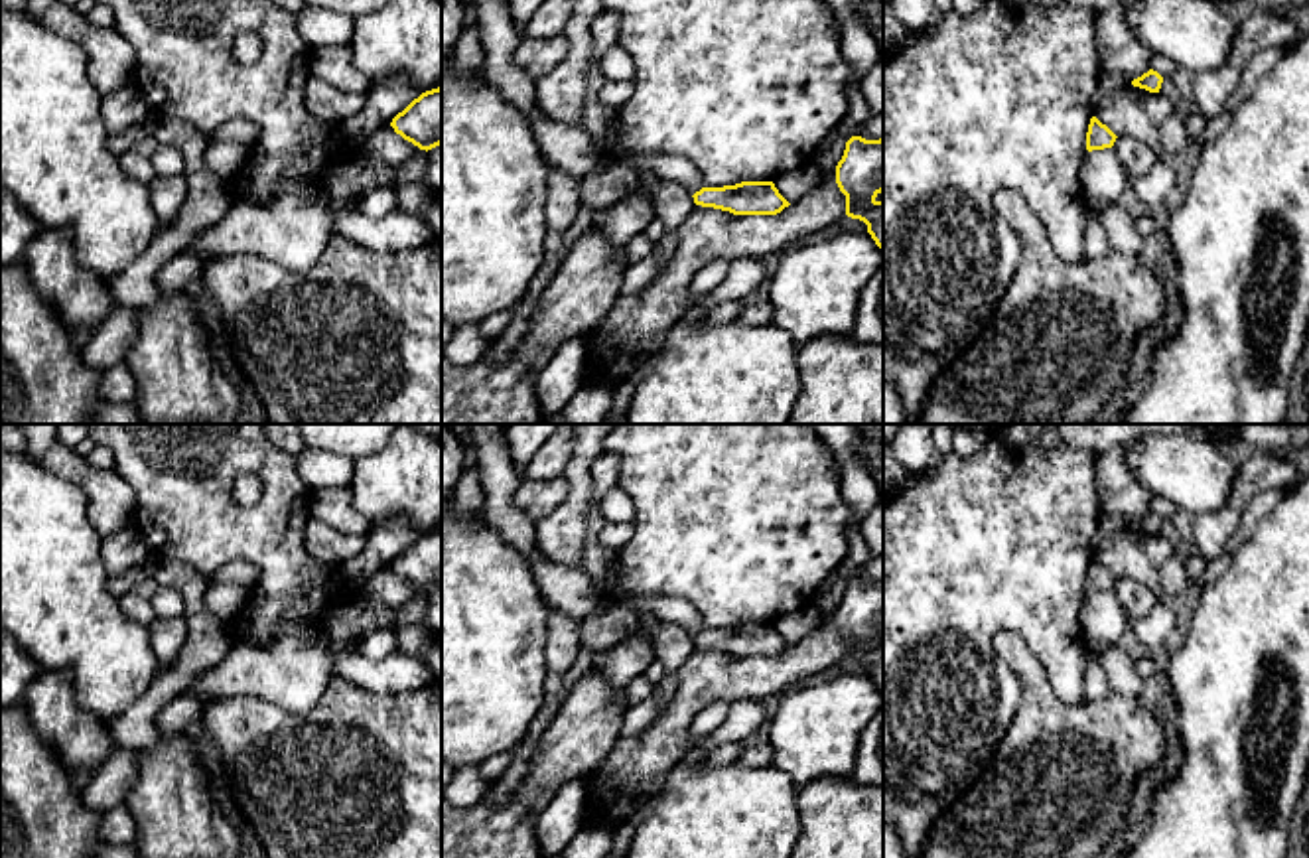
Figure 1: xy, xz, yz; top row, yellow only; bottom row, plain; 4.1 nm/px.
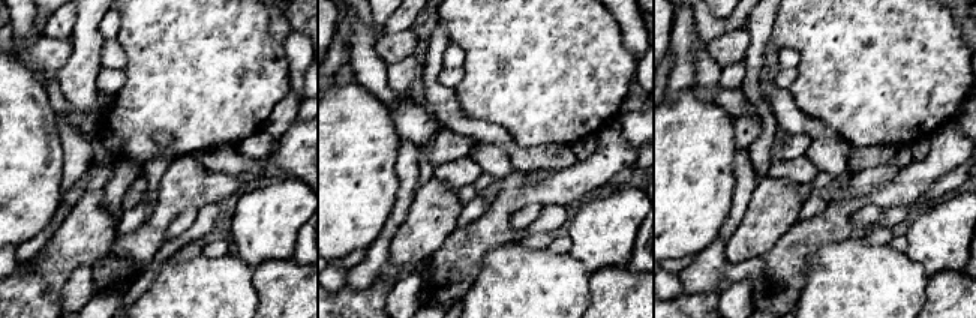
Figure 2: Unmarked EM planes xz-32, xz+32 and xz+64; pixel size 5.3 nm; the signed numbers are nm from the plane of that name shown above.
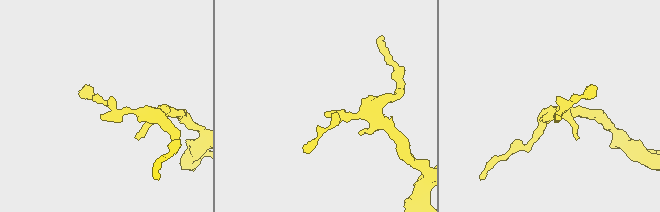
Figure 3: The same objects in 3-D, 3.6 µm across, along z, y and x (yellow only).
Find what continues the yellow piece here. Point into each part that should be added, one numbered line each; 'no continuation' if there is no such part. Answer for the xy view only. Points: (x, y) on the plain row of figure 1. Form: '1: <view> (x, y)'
no continuation

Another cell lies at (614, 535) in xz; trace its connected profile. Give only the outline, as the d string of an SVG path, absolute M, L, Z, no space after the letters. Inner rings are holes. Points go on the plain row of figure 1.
M605 523L597 535L597 542L609 550L619 552L631 536L633 536L631 523Z

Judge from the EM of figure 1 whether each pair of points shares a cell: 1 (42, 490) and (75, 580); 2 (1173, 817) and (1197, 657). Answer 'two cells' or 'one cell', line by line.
1: one cell
2: one cell

